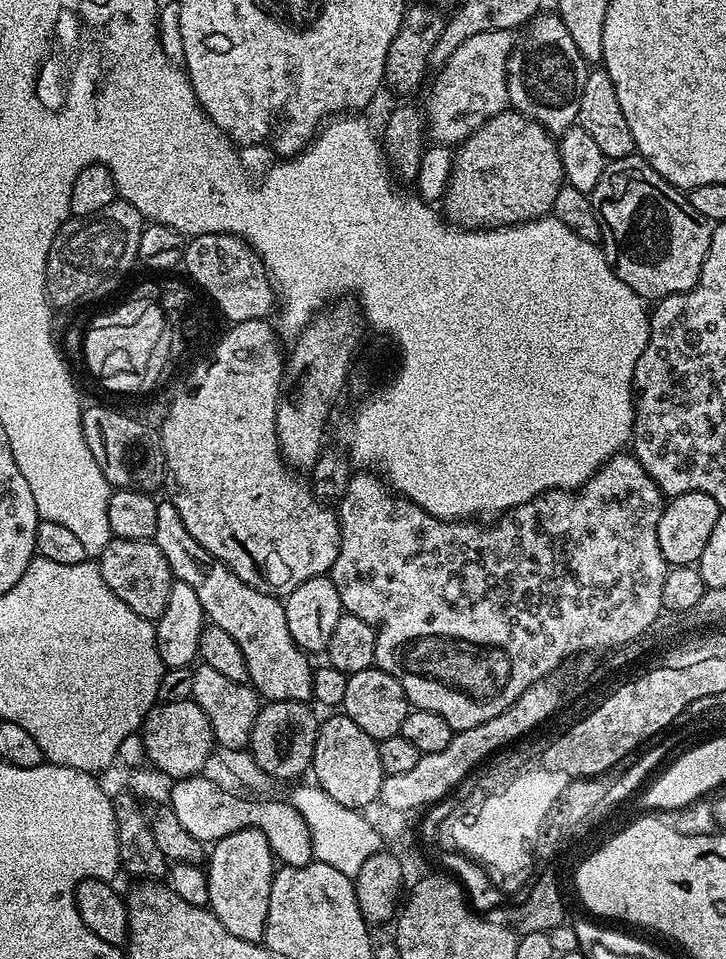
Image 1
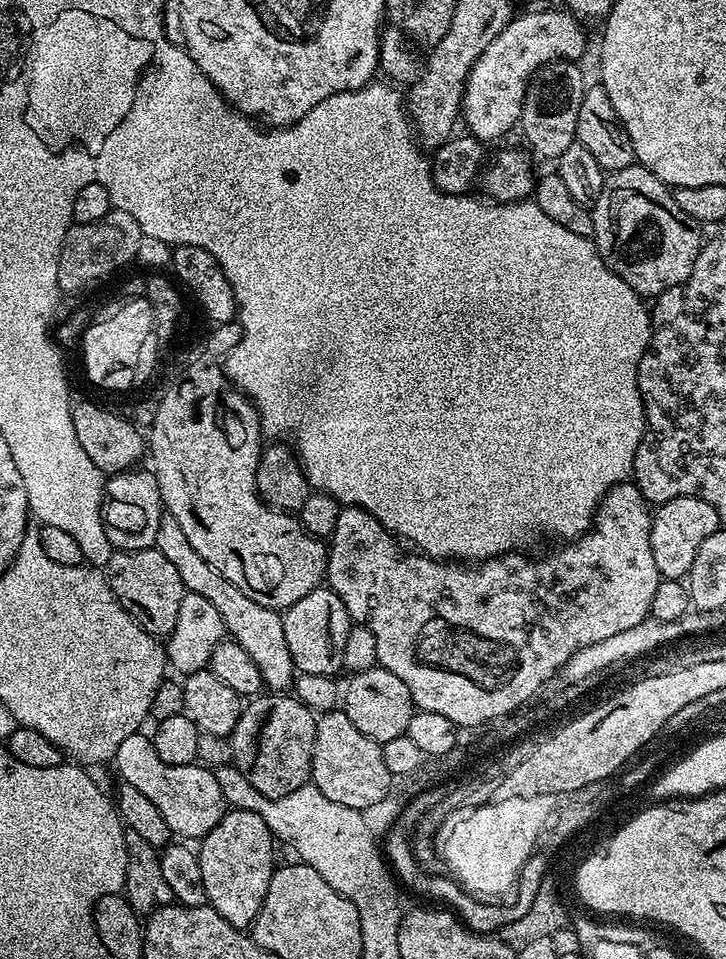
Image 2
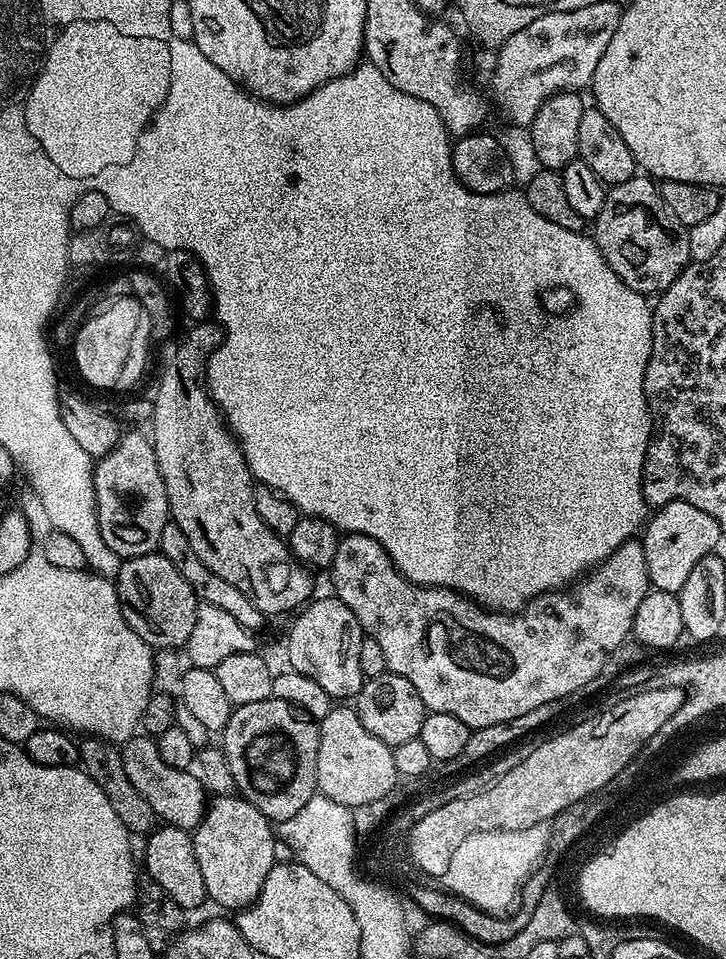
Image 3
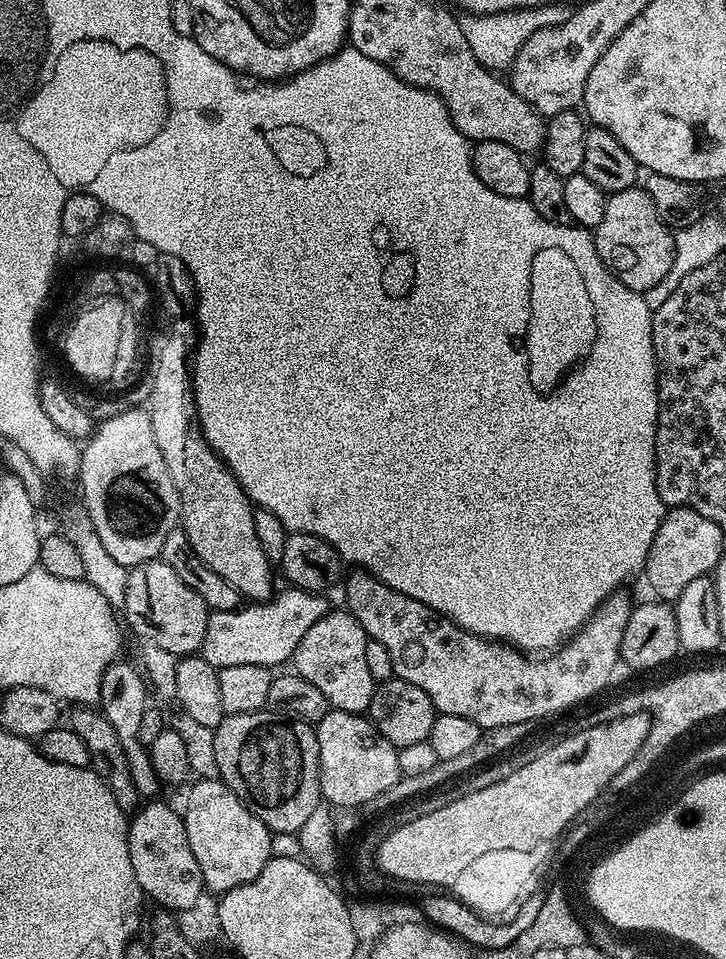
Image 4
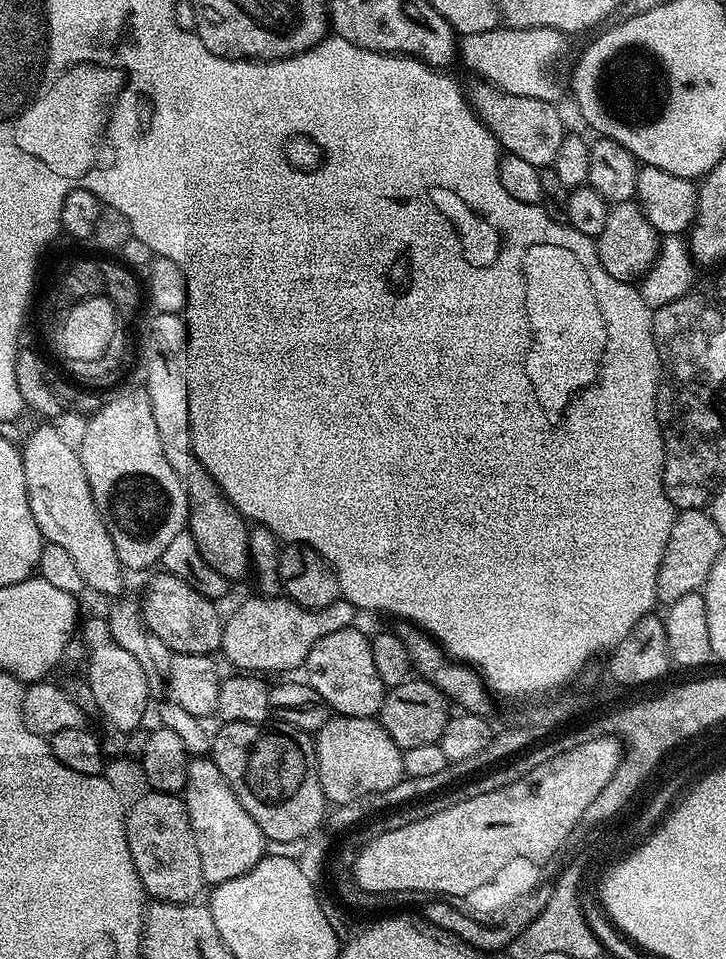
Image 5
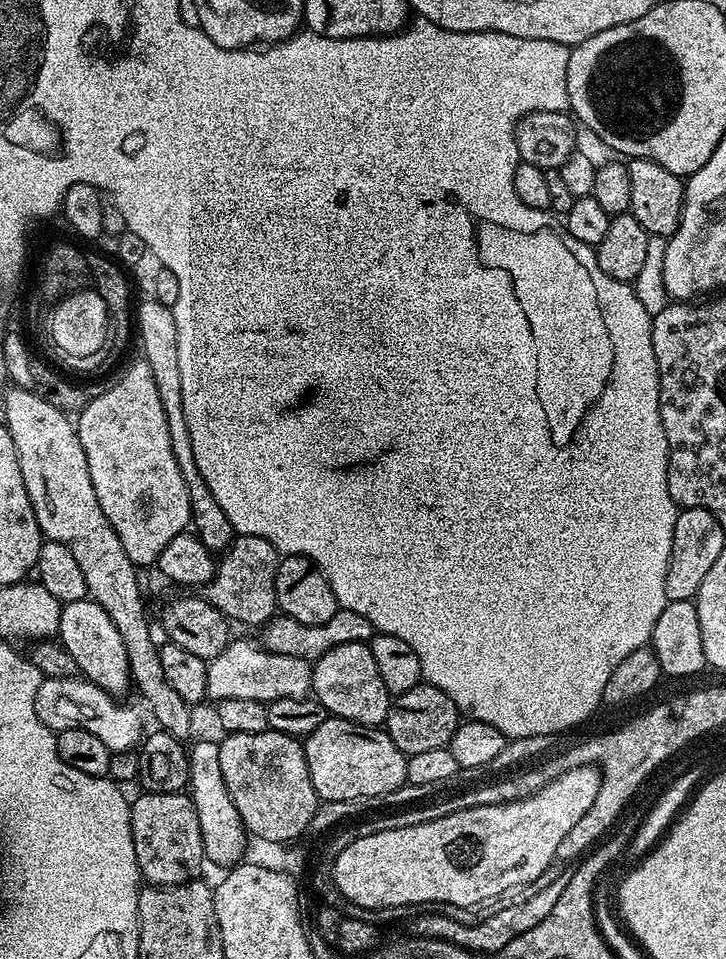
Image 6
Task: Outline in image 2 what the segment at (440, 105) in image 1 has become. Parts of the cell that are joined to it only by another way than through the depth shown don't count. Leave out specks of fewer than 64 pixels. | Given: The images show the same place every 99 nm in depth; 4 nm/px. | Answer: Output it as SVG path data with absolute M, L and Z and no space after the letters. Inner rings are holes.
M561 10L561 12L524 12L521 16L520 13L513 15L506 30L502 30L502 34L498 34L498 38L494 38L494 42L490 42L490 46L486 46L486 50L482 50L482 56L478 58L478 62L474 62L474 66L466 78L462 105L463 127L465 124L468 127L465 129L471 135L485 142L496 140L499 136L506 135L511 128L515 129L520 122L522 102L533 74L539 68L553 62L579 61L581 59L579 56L583 54L584 47L588 44L588 36L584 33L584 28L585 25L567 10Z

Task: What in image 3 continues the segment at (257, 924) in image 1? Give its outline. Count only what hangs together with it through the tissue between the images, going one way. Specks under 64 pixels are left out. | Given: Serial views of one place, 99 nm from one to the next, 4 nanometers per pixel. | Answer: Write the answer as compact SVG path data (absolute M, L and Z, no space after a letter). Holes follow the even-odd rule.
M239 794L217 796L204 809L204 816L192 832L194 858L202 869L208 900L220 908L243 910L255 902L266 874L277 863L278 836L273 821L266 819L249 800Z

